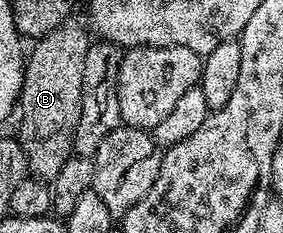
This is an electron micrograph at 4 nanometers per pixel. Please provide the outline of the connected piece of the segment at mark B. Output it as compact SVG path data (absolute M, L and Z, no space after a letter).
M79 16L65 19L50 35L39 38L27 54L24 63L24 82L20 88L18 117L20 113L20 133L18 140L28 156L28 172L38 181L51 183L62 171L66 159L74 155L76 128L82 111L82 63L90 44L90 29Z

